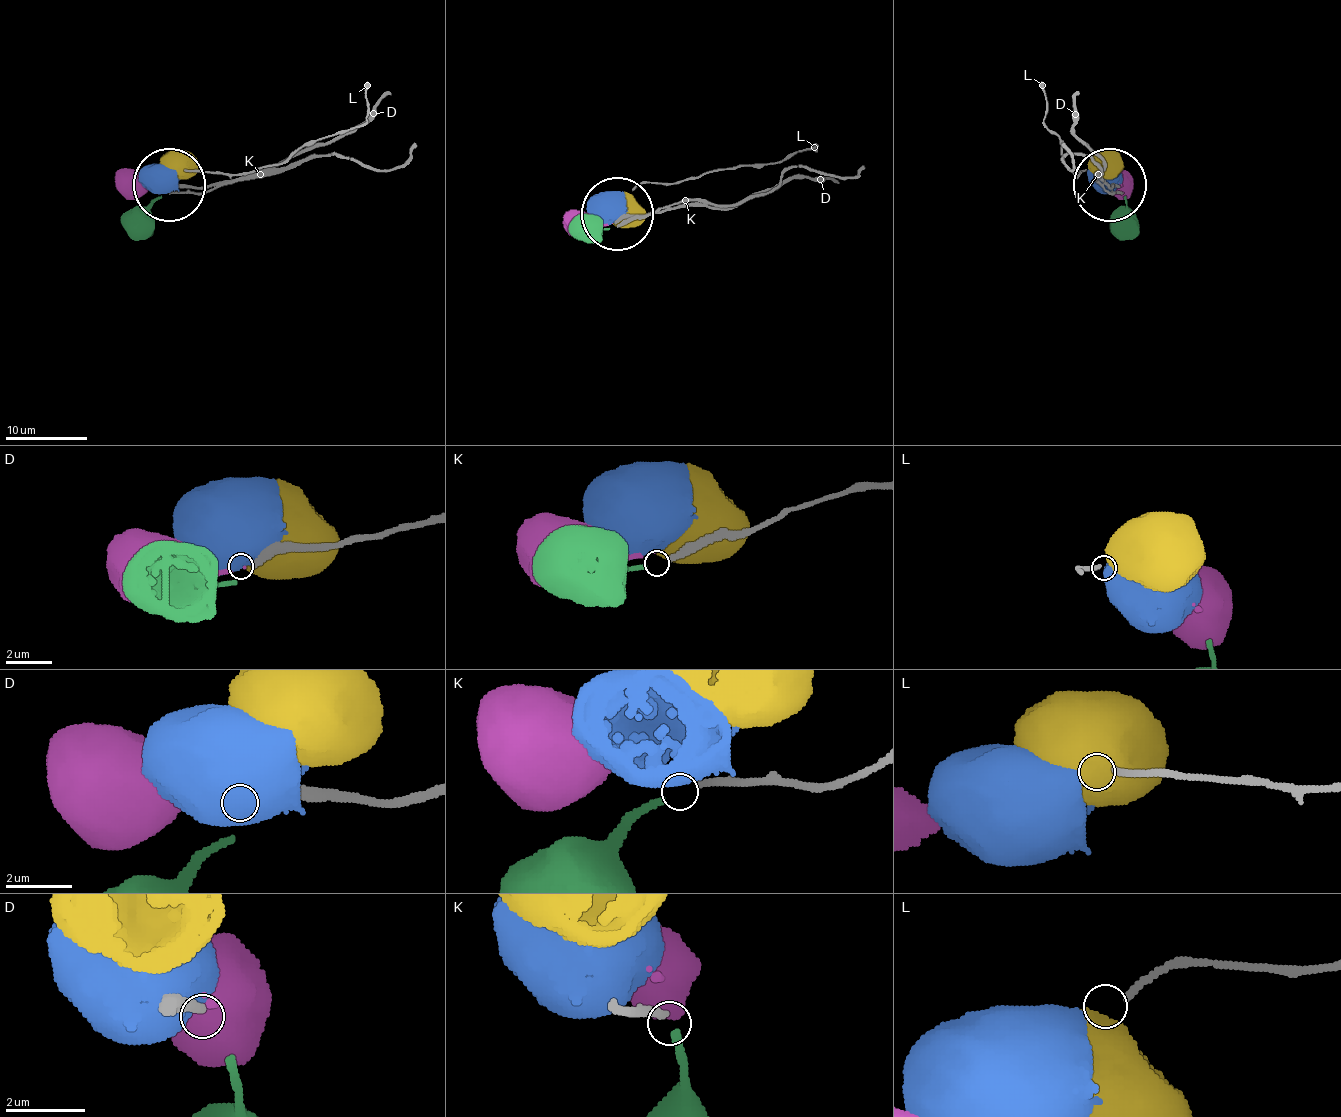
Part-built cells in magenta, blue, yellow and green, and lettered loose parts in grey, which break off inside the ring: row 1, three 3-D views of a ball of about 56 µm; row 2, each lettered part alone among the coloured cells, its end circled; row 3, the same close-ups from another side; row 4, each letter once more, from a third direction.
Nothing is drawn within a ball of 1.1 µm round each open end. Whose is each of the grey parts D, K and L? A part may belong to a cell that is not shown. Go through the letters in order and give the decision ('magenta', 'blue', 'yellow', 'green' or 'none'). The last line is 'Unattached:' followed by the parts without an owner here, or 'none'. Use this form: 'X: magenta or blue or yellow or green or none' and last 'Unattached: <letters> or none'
D: none
K: green
L: yellow
Unattached: D

